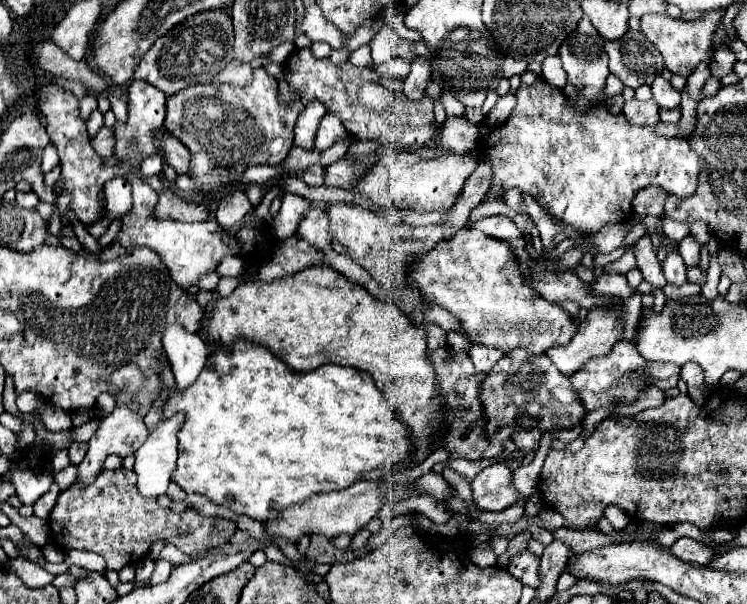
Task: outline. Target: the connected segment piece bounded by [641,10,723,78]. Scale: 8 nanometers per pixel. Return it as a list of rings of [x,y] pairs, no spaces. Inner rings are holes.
[[[711,10],[707,14],[703,14],[699,20],[683,20],[683,18],[671,18],[667,14],[659,16],[659,14],[645,14],[641,16],[641,32],[655,44],[655,48],[661,52],[663,60],[665,60],[665,68],[669,68],[673,74],[679,76],[689,76],[695,66],[703,60],[709,58],[709,50],[711,50],[711,40],[713,40],[713,32],[719,24],[723,16],[723,10]]]

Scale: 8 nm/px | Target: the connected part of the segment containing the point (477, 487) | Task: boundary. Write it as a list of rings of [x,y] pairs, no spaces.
[[[505,464],[483,468],[471,482],[473,502],[479,510],[505,510],[519,500],[517,490],[511,486],[511,470]]]

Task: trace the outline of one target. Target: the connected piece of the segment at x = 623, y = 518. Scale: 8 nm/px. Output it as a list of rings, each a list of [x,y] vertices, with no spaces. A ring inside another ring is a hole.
[[[607,506],[605,508],[605,518],[611,522],[611,526],[615,530],[623,530],[627,524],[629,524],[629,518],[623,510],[619,510],[617,506]]]

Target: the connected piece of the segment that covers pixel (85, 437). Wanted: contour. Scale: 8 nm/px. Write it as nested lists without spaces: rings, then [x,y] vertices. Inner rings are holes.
[[[95,418],[95,420],[91,420],[91,422],[83,424],[83,426],[79,426],[79,428],[73,428],[73,436],[71,436],[71,440],[89,442],[89,438],[91,438],[91,436],[97,432],[99,424],[101,424],[101,418]]]

